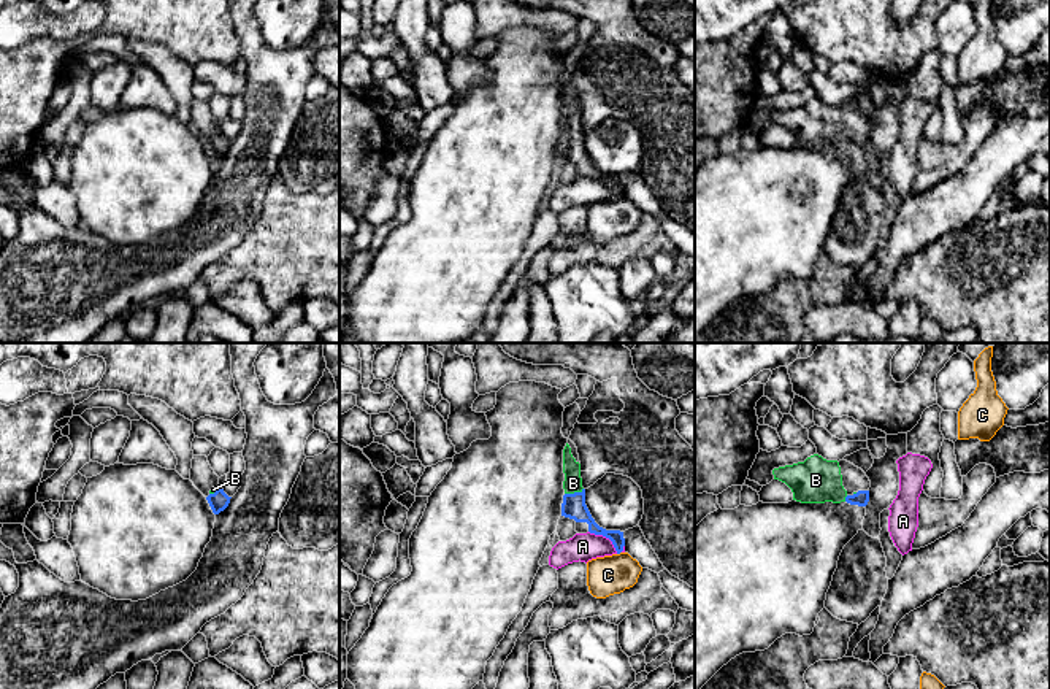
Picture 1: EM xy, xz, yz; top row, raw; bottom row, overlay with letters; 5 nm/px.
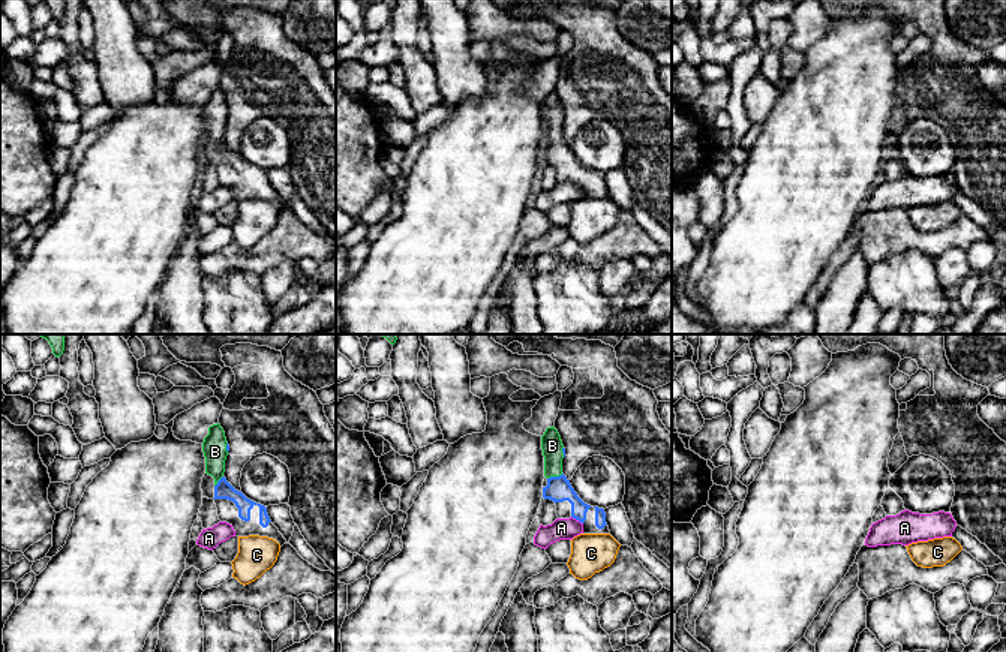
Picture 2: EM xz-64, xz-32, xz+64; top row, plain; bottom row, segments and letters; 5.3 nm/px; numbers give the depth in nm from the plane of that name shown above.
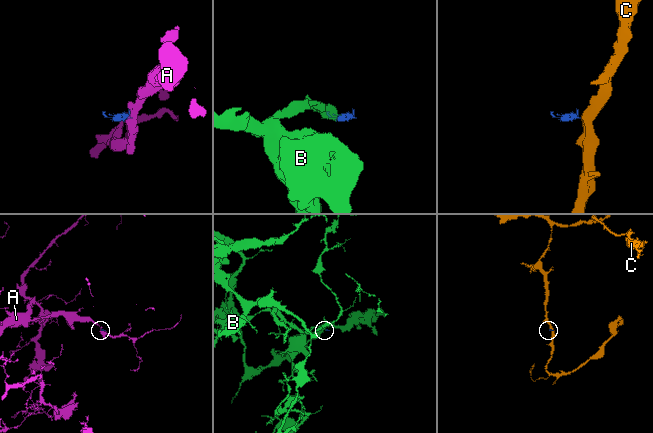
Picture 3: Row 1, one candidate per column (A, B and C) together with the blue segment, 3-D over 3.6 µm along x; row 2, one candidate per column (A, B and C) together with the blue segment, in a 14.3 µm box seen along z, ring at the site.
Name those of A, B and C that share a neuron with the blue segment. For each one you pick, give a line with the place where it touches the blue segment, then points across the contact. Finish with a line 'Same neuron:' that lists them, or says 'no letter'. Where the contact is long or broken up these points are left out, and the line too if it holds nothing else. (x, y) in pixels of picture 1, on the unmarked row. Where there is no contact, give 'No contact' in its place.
B: Touches blue at xz (574, 137). Path across: xz (573, 151), (574, 137), (573, 127)
Same neuron: B

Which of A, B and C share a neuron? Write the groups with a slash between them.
A / B / C

